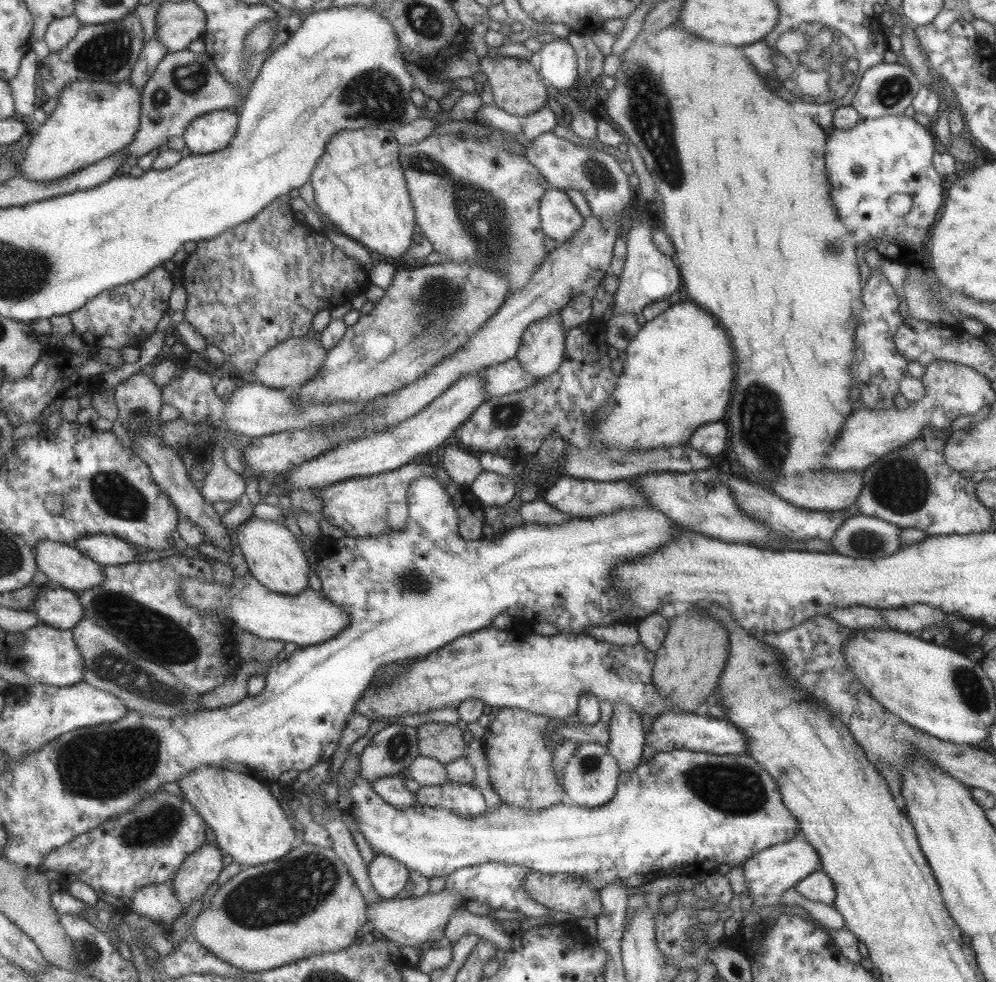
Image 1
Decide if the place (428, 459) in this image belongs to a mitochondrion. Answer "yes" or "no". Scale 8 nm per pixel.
no

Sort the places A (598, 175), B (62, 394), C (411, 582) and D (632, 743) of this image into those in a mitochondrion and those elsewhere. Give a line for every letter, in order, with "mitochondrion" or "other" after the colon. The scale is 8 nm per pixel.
A: mitochondrion
B: other
C: mitochondrion
D: other

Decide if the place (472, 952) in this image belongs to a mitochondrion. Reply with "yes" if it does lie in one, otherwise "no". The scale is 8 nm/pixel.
no

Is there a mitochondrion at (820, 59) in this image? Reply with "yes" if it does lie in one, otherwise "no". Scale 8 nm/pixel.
yes

